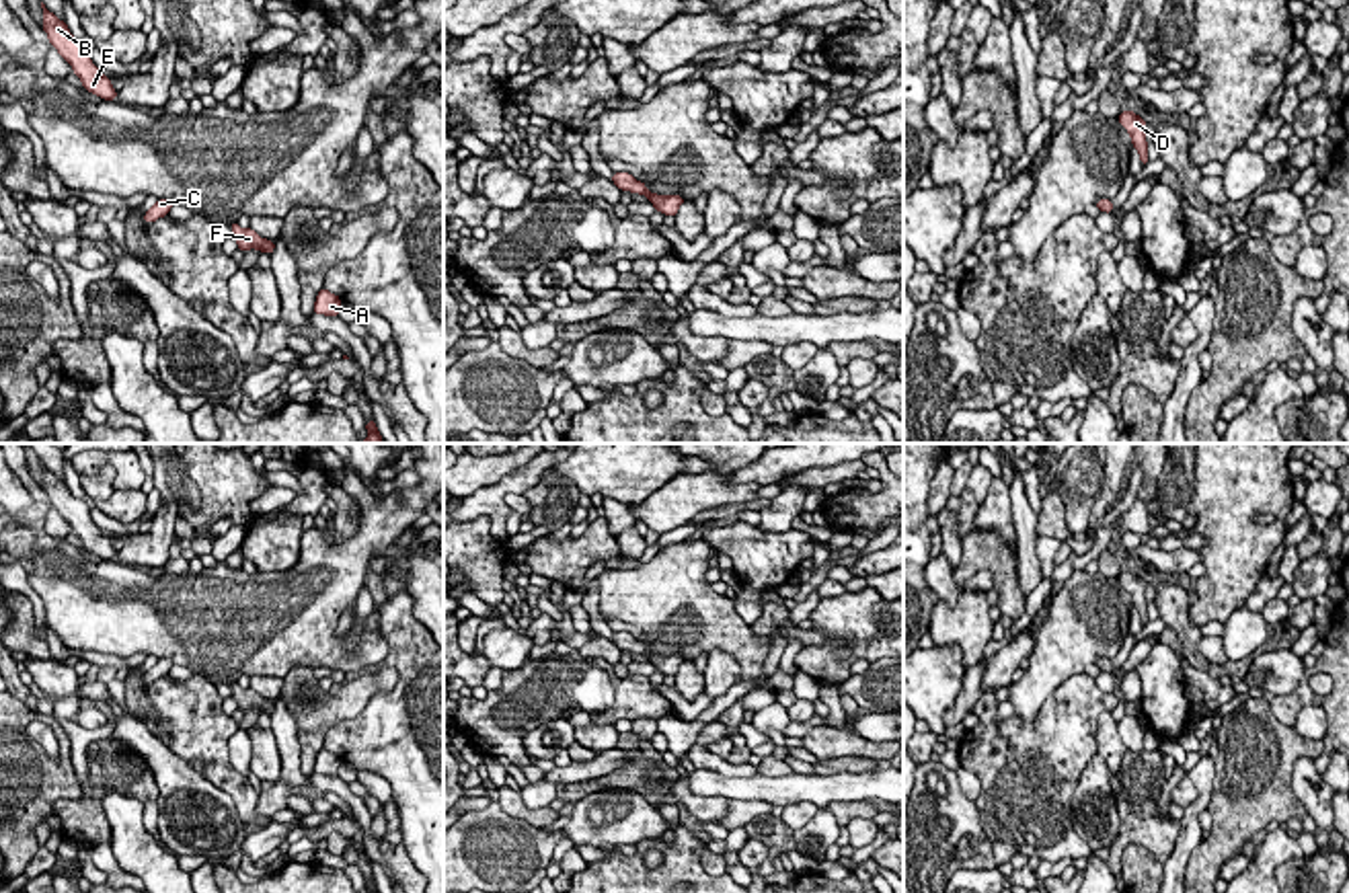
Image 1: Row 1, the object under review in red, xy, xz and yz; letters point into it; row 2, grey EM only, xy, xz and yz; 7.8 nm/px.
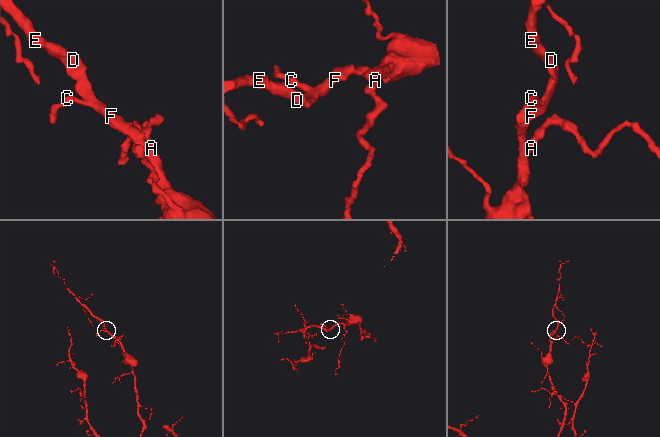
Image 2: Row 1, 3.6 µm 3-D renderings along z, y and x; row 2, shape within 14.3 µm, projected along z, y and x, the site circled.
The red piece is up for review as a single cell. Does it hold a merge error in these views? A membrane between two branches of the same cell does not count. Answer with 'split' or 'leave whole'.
leave whole

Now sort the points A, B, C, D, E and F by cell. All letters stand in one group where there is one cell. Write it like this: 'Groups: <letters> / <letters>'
Groups: A B C D E F

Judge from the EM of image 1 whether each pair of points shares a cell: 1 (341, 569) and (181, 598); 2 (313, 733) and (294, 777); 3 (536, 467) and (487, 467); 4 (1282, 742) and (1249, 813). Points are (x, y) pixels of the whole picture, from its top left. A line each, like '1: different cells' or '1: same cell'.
1: same cell
2: different cells
3: different cells
4: same cell

